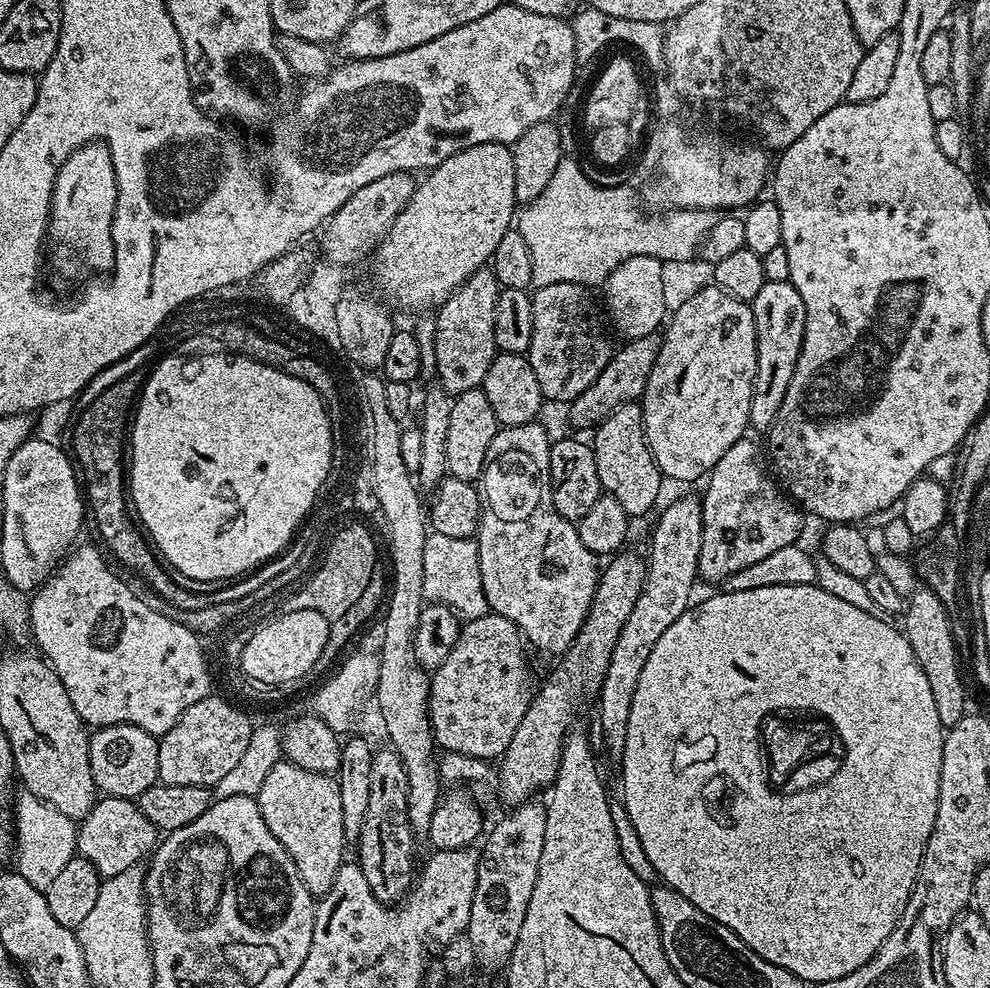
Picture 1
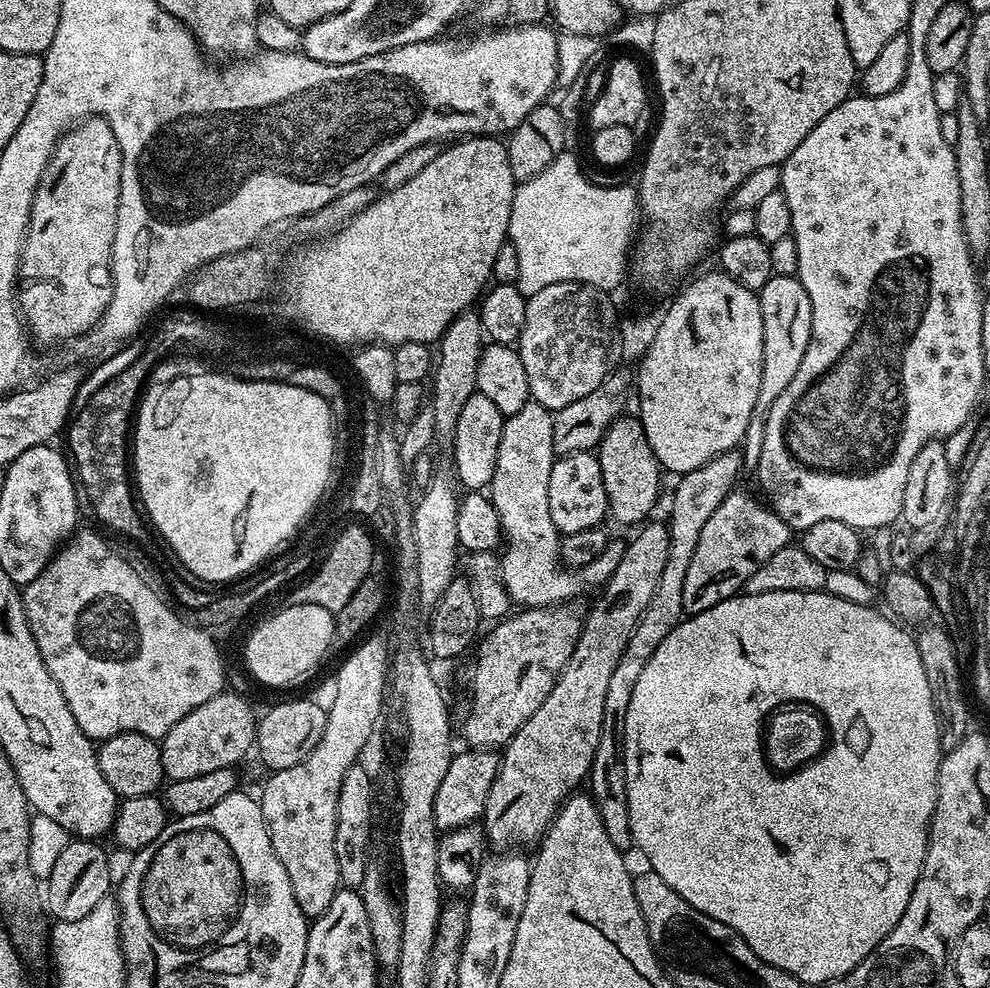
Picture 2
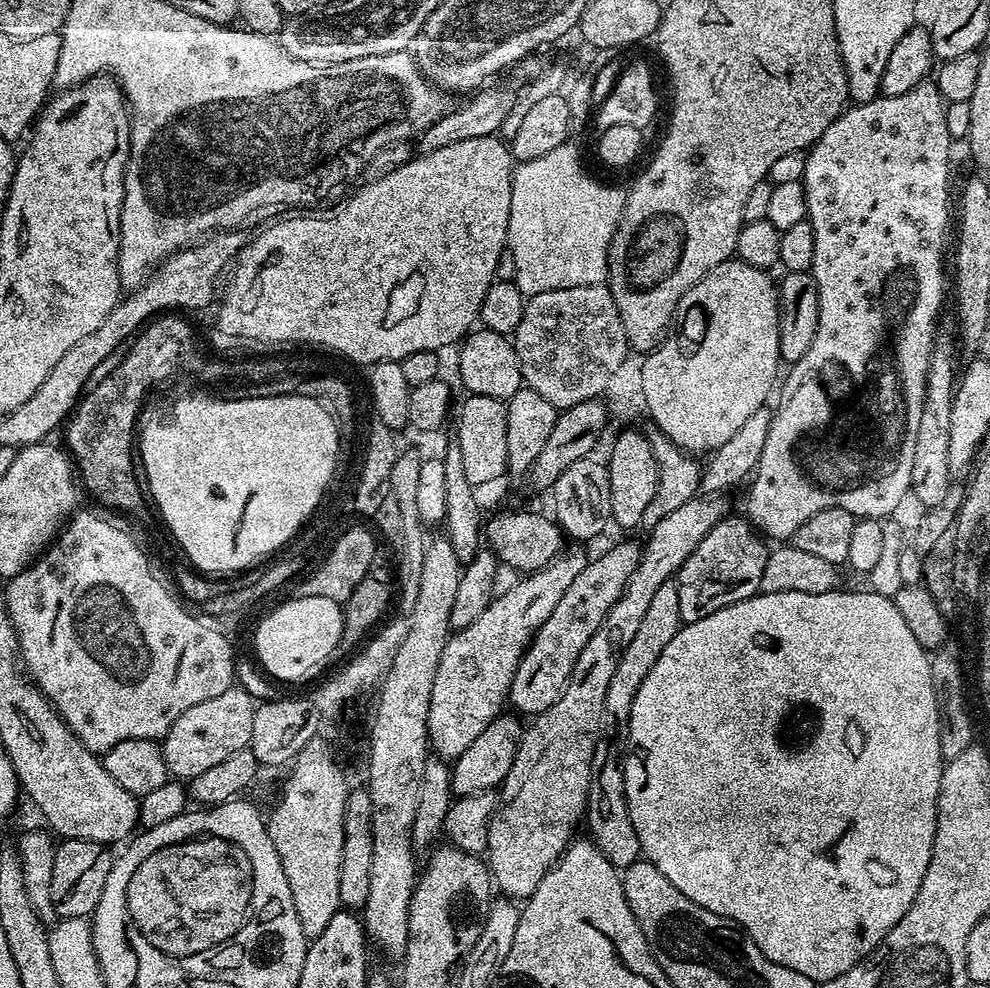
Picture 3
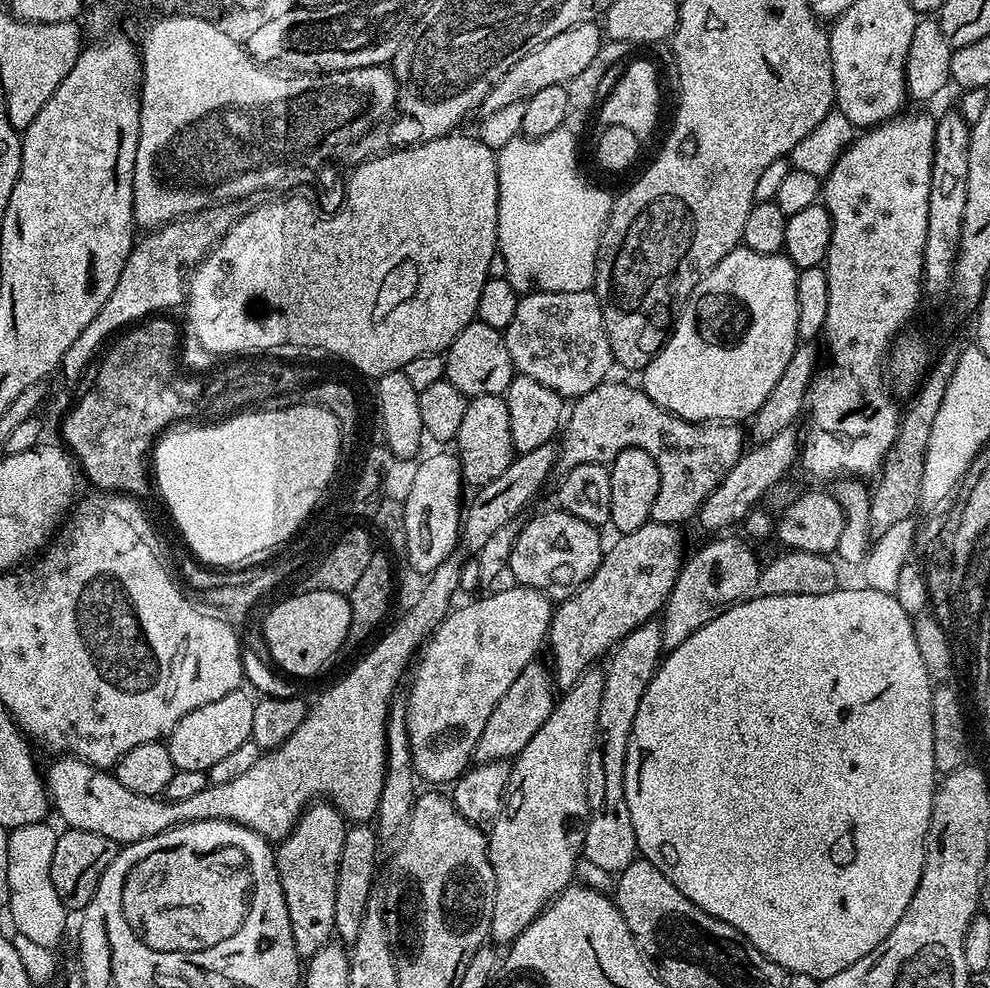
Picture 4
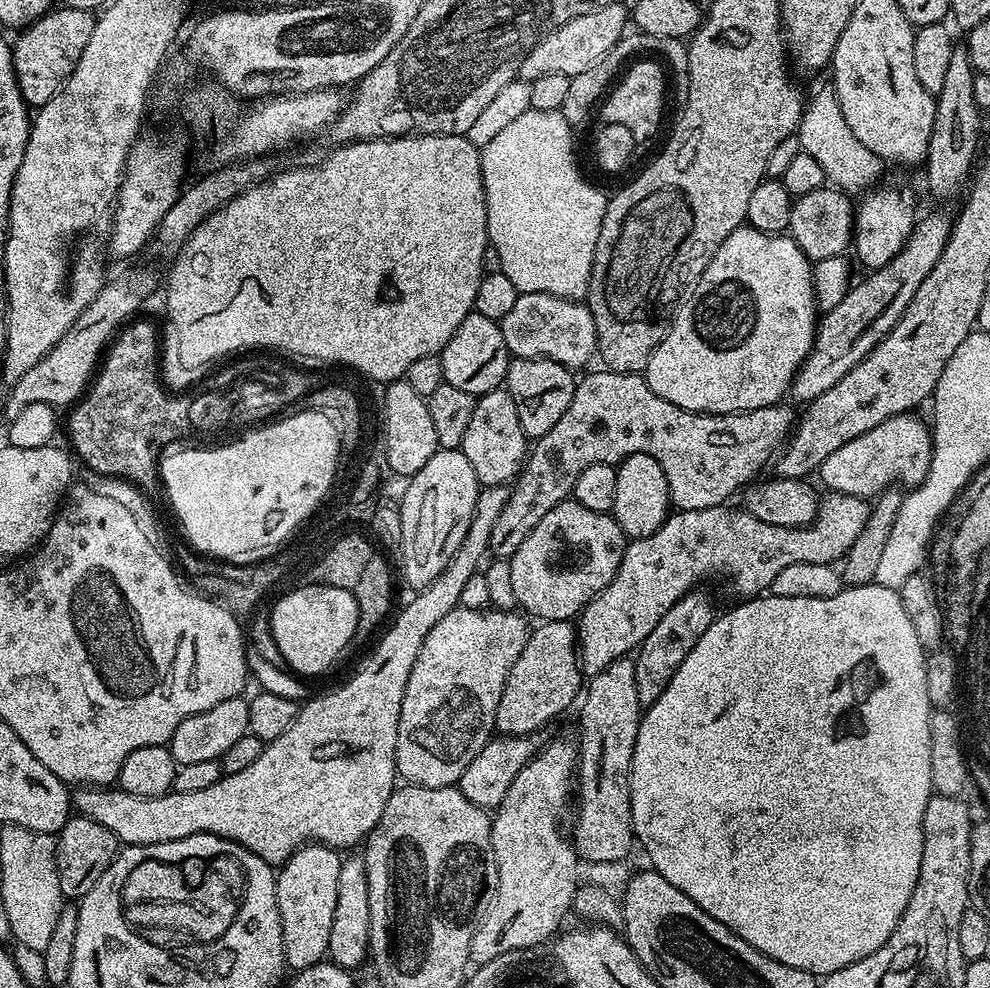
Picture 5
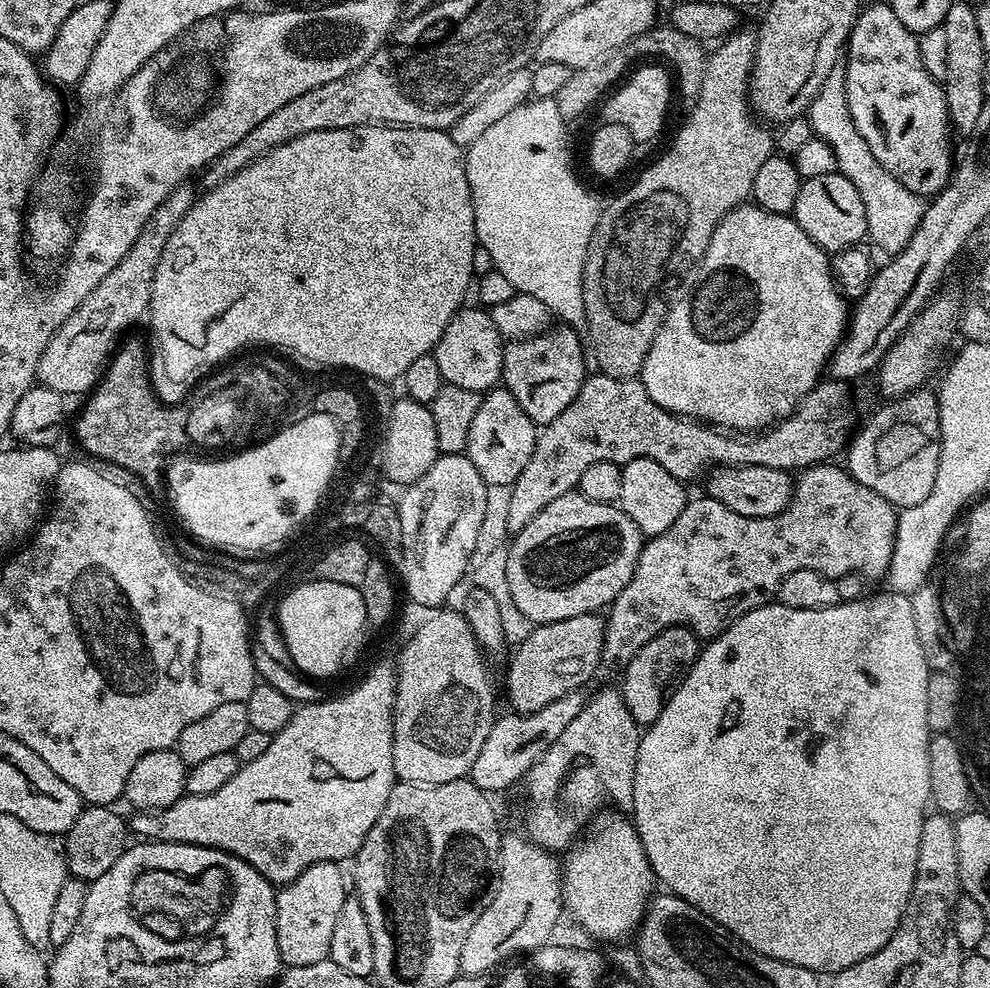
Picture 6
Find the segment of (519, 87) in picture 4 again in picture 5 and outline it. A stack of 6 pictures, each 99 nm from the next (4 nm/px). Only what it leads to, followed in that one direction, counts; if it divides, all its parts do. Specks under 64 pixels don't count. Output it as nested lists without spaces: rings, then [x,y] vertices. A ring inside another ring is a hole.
[[[620,2],[602,6],[602,10],[590,10],[590,14],[582,14],[578,18],[570,18],[570,22],[547,32],[538,46],[526,54],[518,73],[519,79],[530,82],[534,78],[542,78],[542,74],[566,74],[573,77],[582,74],[582,70],[590,70],[590,66],[597,64],[625,35],[624,23],[627,25],[629,20],[629,9],[623,8]]]

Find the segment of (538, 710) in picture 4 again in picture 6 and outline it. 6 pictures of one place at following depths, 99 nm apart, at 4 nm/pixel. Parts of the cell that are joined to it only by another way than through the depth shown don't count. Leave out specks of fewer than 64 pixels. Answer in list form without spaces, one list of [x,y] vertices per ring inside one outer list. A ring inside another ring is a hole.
[[[591,612],[578,614],[578,618],[562,618],[562,622],[538,624],[533,627],[530,638],[515,645],[512,661],[508,664],[508,677],[504,680],[504,688],[508,691],[508,700],[513,712],[533,712],[542,710],[554,698],[562,698],[562,694],[579,692],[584,683],[596,672],[596,667],[601,667],[602,642],[604,641],[604,626],[606,620],[603,615]]]

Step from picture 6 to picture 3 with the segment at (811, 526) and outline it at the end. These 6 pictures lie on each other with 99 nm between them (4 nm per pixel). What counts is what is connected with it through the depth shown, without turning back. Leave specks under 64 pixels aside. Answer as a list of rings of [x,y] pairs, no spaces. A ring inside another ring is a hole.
[[[624,540],[609,552],[602,553],[597,560],[596,557],[589,559],[586,570],[582,570],[582,574],[566,586],[566,594],[558,598],[558,606],[554,606],[550,618],[542,622],[532,637],[532,643],[528,645],[512,679],[510,704],[517,708],[517,713],[539,714],[562,698],[574,670],[574,662],[578,662],[578,654],[582,654],[586,642],[594,638],[594,630],[604,624],[606,614],[624,593],[629,578],[640,564],[641,551],[639,543],[636,545],[632,540]]]

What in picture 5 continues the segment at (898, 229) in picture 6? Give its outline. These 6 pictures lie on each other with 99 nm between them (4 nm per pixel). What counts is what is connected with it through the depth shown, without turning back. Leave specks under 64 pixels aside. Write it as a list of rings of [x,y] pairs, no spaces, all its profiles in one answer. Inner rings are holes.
[[[831,86],[818,89],[805,103],[798,135],[801,152],[810,154],[810,158],[822,166],[825,181],[829,185],[839,186],[849,194],[867,193],[886,169],[885,161],[866,150],[866,146],[854,138],[854,130],[846,126],[846,118],[842,118],[842,106],[838,106],[836,89]]]

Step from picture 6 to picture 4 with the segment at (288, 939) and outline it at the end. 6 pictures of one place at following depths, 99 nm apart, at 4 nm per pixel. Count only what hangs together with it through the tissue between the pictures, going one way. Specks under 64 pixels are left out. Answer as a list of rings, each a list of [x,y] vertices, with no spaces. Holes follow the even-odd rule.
[[[313,802],[304,809],[292,833],[279,841],[276,869],[294,930],[294,946],[301,958],[310,958],[322,950],[334,936],[334,890],[338,890],[338,862],[342,858],[342,842],[346,821],[337,808],[327,802]]]

